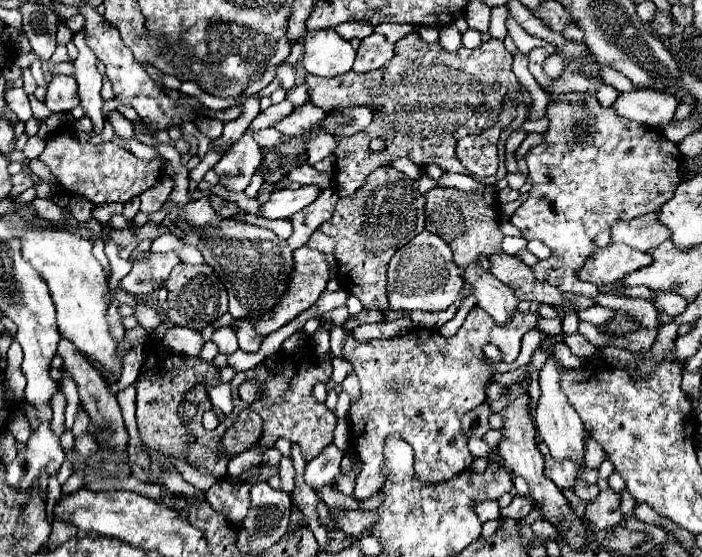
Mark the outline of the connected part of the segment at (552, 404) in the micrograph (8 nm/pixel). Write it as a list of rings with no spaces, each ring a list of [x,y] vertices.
[[[546,335],[544,341],[540,343],[540,349],[546,353],[546,363],[544,367],[540,369],[540,375],[538,375],[538,381],[540,381],[540,401],[538,401],[538,407],[536,407],[536,417],[534,417],[534,423],[536,423],[536,429],[538,429],[538,437],[548,445],[550,453],[554,459],[562,461],[562,459],[572,459],[578,467],[584,465],[584,423],[580,419],[580,415],[572,409],[572,405],[568,403],[566,395],[562,393],[560,389],[560,363],[556,361],[554,353],[552,353],[552,345],[556,341],[552,339],[552,335]]]

